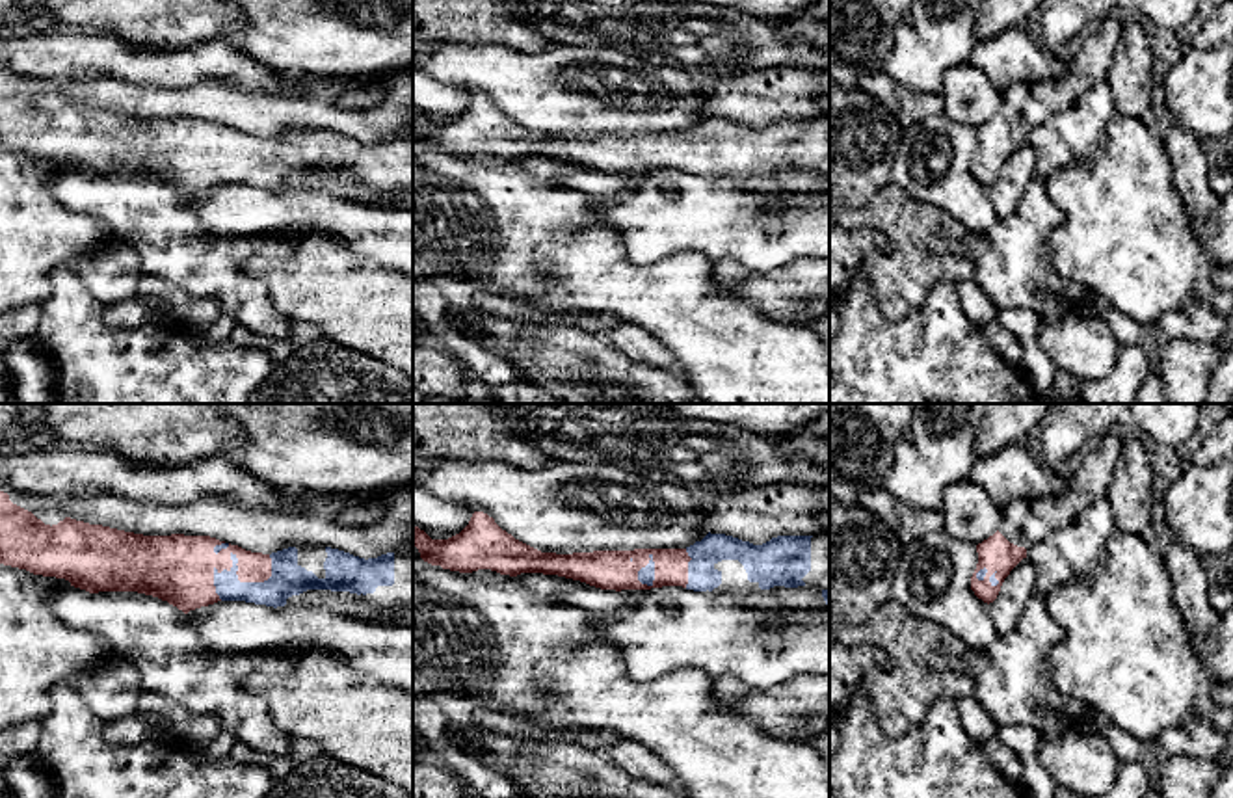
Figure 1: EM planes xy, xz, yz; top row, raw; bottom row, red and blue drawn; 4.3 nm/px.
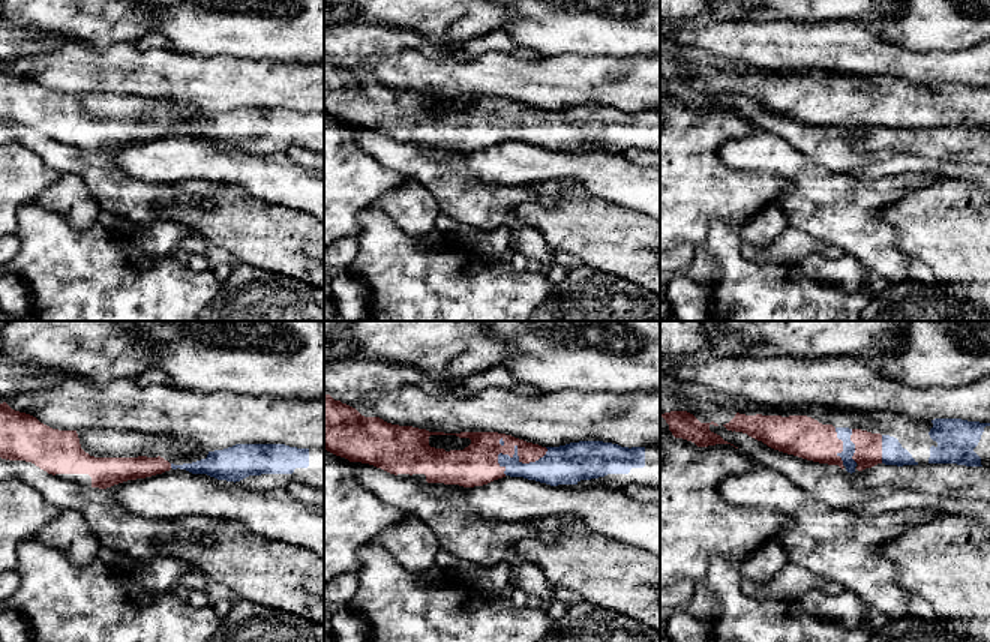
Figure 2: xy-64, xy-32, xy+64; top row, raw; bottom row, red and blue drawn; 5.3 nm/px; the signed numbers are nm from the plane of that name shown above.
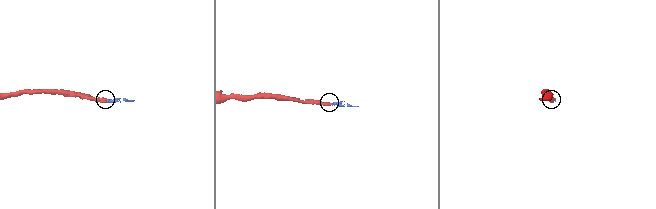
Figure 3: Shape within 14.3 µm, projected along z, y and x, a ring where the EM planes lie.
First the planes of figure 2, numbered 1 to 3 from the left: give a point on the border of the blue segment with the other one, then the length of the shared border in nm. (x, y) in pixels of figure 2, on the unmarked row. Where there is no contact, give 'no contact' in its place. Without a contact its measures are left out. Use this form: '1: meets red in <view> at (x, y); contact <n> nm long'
1: meets red in xy-64 at (170, 129); contact 30 nm long
2: meets red in xy-32 at (519, 123); contact 280 nm long
3: meets red in xy+64 at (842, 110); contact 200 nm long

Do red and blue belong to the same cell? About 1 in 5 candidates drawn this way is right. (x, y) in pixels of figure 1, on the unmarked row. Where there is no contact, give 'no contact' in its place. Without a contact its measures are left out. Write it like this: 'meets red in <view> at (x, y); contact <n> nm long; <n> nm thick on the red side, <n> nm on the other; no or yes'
meets red in xy at (238, 159); contact 300 nm long; 280 nm thick on the red side, 150 nm on the other; yes

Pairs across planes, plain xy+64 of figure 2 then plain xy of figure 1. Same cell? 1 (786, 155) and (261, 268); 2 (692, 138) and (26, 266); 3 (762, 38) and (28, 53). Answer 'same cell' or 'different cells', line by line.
1: different cells
2: same cell
3: same cell

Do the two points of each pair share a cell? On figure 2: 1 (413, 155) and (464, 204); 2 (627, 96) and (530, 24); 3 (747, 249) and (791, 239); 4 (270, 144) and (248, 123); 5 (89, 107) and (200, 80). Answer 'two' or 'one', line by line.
1: one
2: two
3: one
4: one
5: two

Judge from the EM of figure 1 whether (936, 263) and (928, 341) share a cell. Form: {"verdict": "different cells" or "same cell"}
{"verdict": "different cells"}

